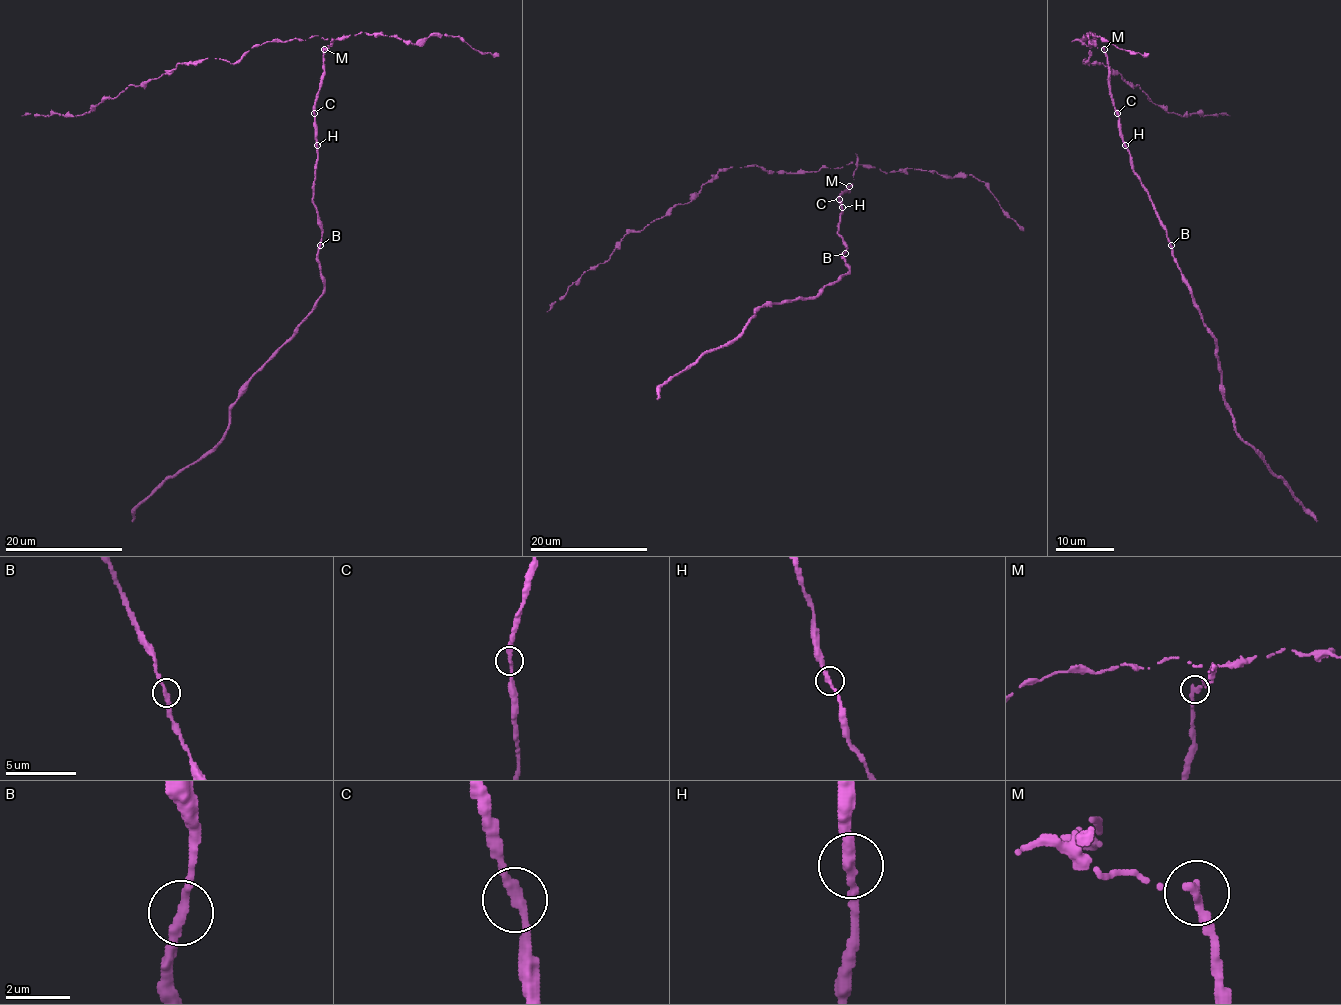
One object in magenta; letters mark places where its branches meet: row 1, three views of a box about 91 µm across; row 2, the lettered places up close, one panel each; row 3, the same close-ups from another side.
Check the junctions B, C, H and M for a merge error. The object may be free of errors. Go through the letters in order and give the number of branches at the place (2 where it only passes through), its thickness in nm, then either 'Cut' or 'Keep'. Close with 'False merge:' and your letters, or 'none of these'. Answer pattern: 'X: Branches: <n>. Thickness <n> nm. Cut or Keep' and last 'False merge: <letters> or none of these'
B: Branches: 2. Thickness 280 nm. Keep
C: Branches: 2. Thickness 300 nm. Keep
H: Branches: 2. Thickness 320 nm. Keep
M: Branches: 2. Thickness 280 nm. Cut
False merge: M

